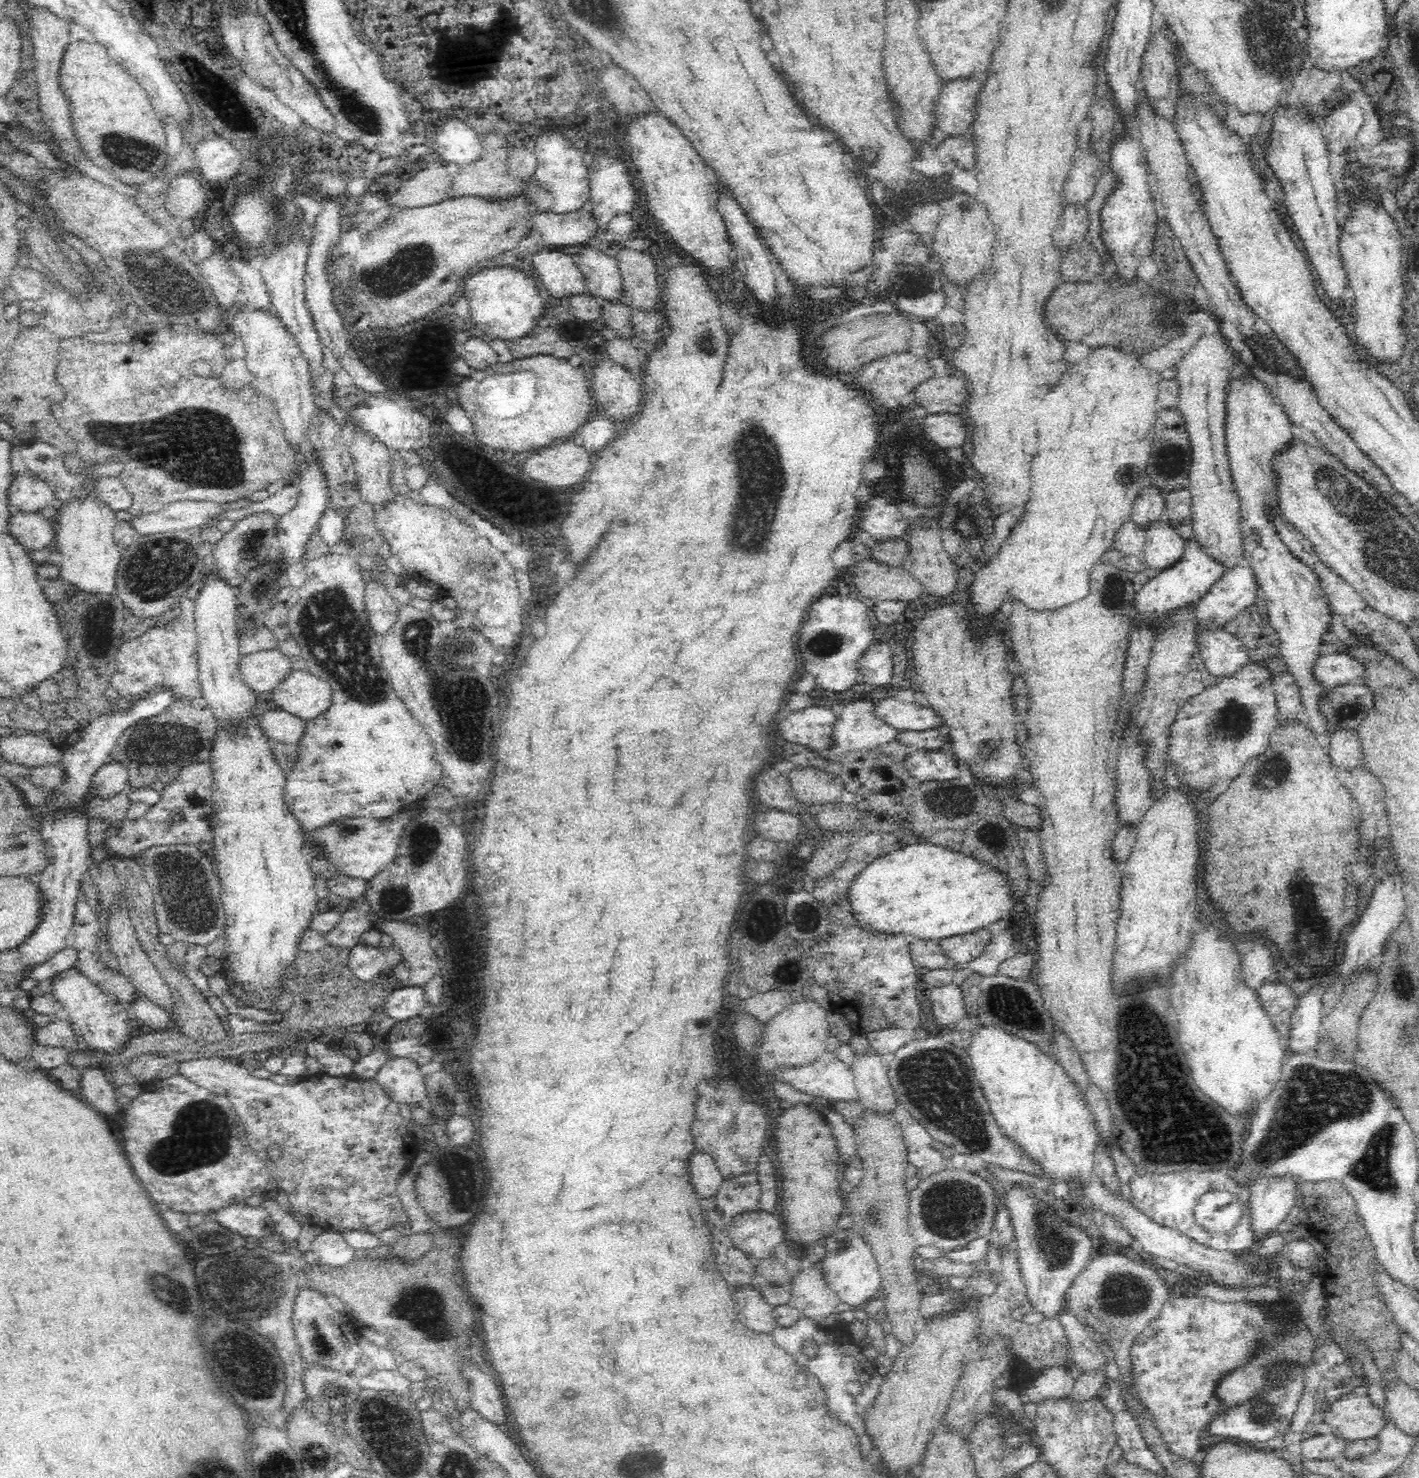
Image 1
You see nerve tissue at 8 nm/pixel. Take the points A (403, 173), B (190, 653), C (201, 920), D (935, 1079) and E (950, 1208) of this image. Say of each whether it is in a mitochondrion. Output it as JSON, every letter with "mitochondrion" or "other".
{"A":"other","B":"other","C":"mitochondrion","D":"mitochondrion","E":"mitochondrion"}

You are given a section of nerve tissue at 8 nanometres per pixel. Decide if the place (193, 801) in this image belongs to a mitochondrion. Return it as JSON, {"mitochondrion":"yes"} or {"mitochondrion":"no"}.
{"mitochondrion":"yes"}

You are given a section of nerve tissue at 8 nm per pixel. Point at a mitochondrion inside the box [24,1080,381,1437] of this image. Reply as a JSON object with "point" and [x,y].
{"point":[199,1137]}

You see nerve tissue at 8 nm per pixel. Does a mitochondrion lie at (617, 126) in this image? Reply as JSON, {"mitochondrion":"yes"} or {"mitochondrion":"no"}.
{"mitochondrion":"no"}

